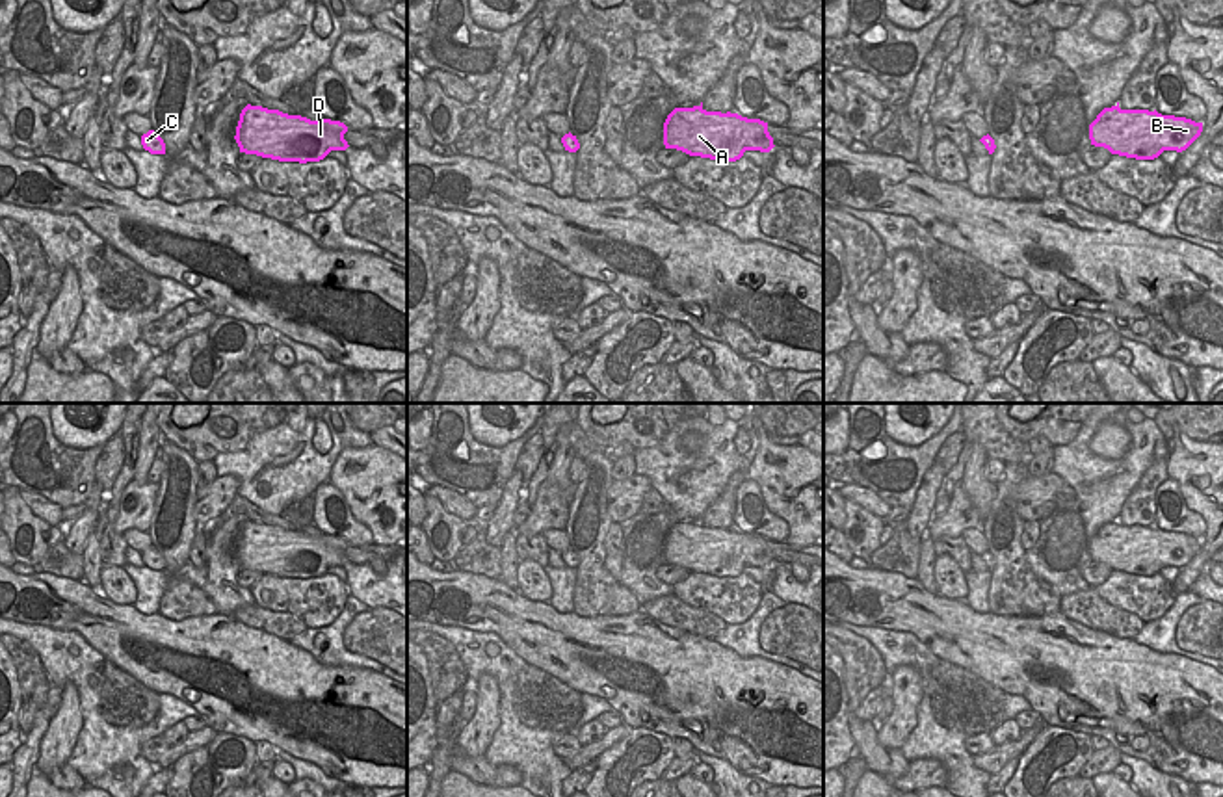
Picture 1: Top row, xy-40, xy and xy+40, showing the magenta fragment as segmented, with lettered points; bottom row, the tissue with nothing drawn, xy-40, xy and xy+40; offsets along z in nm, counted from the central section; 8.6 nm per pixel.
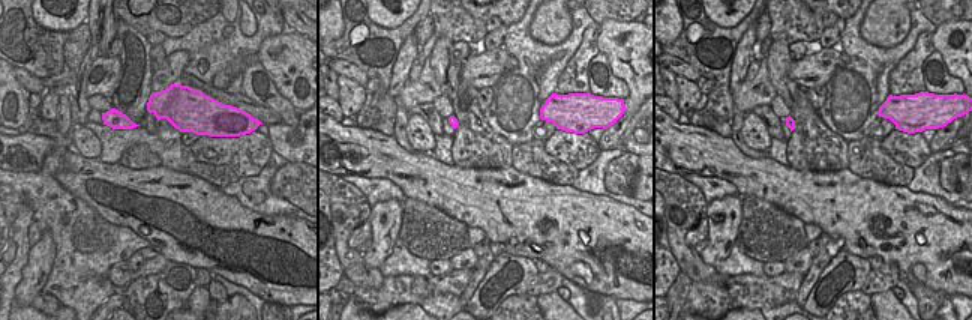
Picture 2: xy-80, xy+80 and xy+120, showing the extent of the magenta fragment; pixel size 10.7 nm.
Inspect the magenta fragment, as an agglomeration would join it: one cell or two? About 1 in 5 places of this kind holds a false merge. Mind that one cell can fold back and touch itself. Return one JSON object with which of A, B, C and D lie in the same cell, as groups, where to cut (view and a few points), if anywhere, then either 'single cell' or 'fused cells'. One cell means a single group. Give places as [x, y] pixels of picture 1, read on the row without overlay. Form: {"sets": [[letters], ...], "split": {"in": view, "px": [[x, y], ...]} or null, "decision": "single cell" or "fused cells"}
{"sets": [["A", "B", "C", "D"]], "split": null, "decision": "single cell"}

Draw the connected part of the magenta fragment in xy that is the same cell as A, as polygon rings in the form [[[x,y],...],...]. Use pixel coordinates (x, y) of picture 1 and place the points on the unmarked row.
[[[703,518],[693,524],[675,524],[667,531],[664,561],[716,578],[736,578],[745,567],[769,568],[775,563],[768,539],[730,528],[706,528]]]

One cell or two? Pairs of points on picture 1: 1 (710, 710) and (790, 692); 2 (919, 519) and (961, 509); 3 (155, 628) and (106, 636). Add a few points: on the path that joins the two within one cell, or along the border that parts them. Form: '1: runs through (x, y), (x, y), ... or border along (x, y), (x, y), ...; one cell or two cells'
1: runs through (731, 699), (742, 688), (770, 692); one cell
2: border along (932, 521), (924, 532); two cells
3: runs through (144, 632), (118, 632); one cell

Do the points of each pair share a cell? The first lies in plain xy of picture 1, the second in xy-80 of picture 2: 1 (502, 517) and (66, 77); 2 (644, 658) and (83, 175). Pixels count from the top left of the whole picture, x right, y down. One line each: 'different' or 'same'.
1: different
2: same

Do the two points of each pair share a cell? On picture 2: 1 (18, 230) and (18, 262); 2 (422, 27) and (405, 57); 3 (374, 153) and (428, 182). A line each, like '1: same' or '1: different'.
1: same
2: different
3: same

